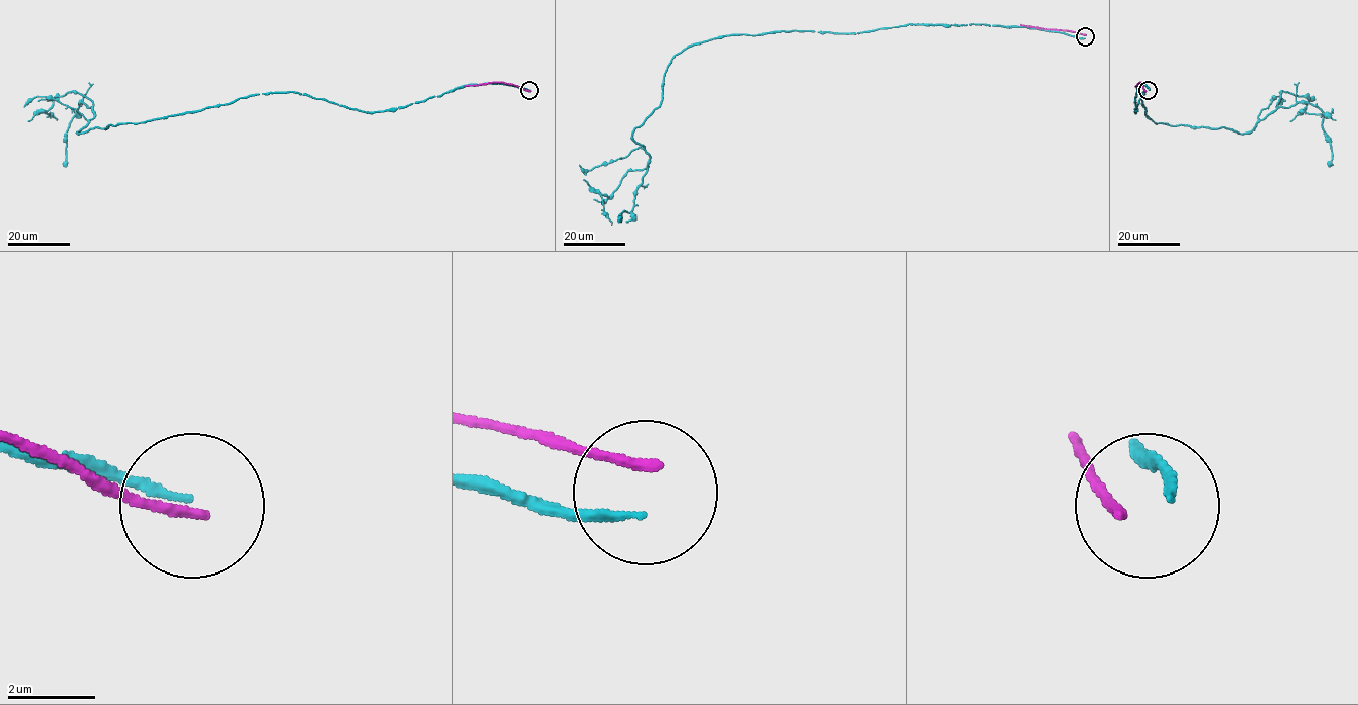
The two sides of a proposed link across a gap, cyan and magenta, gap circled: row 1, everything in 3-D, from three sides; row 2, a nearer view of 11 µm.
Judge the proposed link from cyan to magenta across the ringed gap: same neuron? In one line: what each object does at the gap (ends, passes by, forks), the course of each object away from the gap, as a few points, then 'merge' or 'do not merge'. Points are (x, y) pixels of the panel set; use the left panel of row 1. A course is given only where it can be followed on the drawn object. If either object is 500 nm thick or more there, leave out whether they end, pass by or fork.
cyan ends | magenta ends | cyan via (529, 90), (468, 84), (368, 112), (252, 94), (79, 133), (93, 102), (69, 91), (47, 112), (57, 120) | magenta via (529, 91), (501, 82), (464, 86) | do not merge

